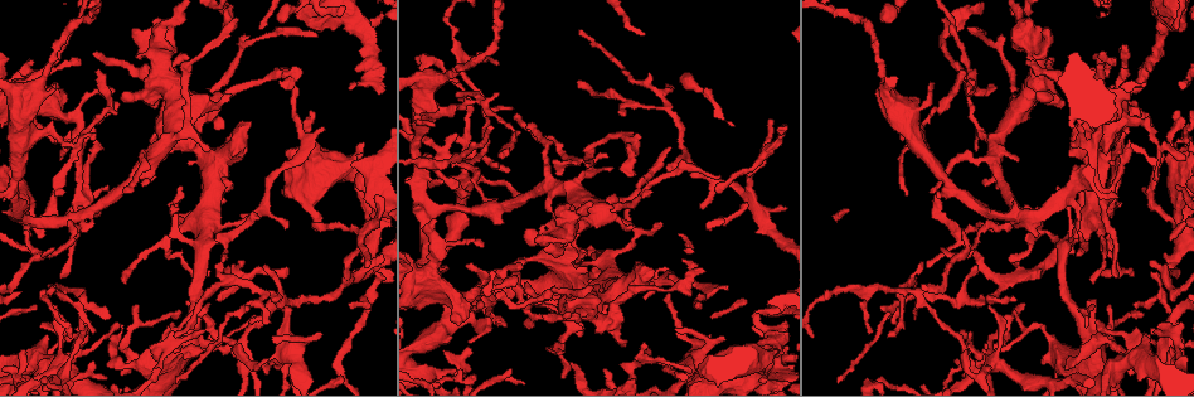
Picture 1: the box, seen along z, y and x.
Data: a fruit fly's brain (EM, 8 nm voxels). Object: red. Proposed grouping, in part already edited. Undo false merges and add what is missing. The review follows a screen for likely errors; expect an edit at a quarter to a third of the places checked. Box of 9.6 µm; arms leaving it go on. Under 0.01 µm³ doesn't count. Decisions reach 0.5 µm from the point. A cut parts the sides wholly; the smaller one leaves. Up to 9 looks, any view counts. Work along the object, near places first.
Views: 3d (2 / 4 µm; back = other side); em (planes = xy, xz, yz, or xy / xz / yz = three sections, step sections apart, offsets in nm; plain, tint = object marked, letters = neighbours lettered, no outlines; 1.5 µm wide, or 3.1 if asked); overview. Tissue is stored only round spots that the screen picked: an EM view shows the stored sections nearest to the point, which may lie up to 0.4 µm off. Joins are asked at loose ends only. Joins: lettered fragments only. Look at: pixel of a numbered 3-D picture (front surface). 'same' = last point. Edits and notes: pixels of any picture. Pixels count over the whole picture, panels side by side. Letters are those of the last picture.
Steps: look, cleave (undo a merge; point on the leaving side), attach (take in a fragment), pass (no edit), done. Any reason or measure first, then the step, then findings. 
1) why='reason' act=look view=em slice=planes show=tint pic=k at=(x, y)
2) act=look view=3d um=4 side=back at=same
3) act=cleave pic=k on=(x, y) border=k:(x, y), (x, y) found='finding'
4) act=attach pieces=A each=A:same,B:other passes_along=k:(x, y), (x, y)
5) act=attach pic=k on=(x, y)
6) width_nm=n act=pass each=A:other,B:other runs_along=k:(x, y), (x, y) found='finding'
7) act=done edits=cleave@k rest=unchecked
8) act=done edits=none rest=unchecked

why='free end' act=look view=em slice=xz step=8 show=letters pic=1 at=(653, 270)

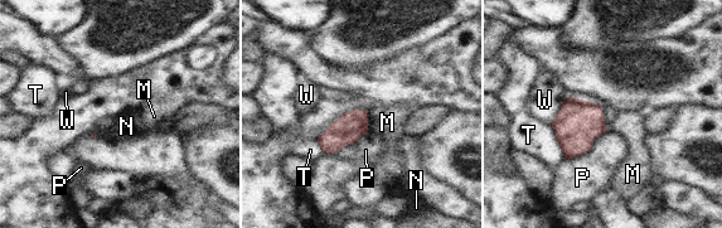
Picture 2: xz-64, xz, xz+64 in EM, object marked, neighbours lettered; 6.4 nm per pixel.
act=pass each=M:other,N:other,P:other,T:other,W:other border=2:(367, 112), (368, 125) found='no lettered fragment goes on from it'

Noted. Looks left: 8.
why='tapers out' act=look view=3d um=4 pic=1 at=(285, 230)

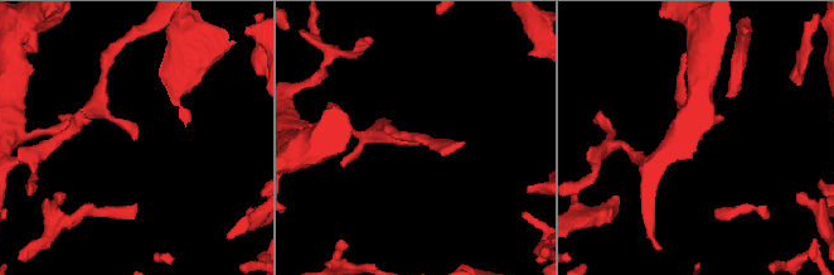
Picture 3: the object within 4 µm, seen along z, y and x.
why='shape alone is not enough' act=look view=em slice=planes show=letters pic=3 at=(702, 139)

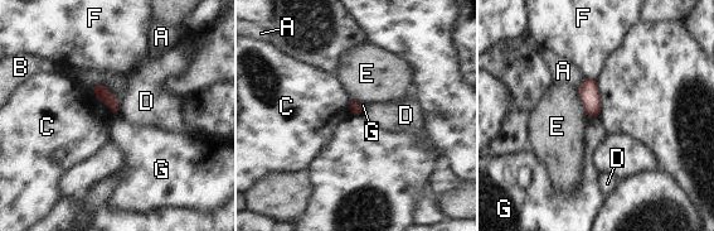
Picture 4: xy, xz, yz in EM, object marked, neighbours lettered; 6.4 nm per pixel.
longest_contact=E:190nm act=pass each=A:other,B:other,C:other,D:other,E:other,F:other,G:other found='no lettered fragment goes on from it'

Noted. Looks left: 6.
why='thin end' act=look view=3d um=2 pic=1 at=(727, 289)

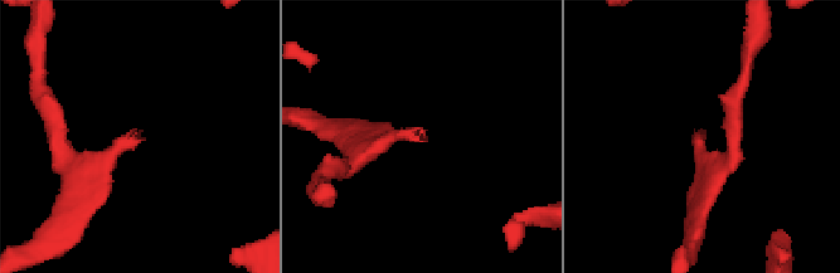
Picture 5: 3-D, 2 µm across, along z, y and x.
why='shape alone is not enough' act=look view=em slice=xz step=4 show=tint pic=5 at=(139, 135)

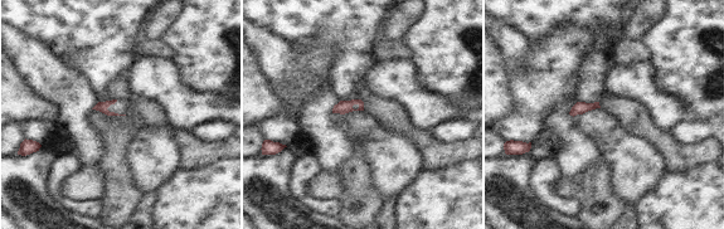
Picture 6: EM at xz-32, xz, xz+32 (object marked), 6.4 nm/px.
why='cut it another way' act=look view=em slice=xy step=8 show=letters at=same

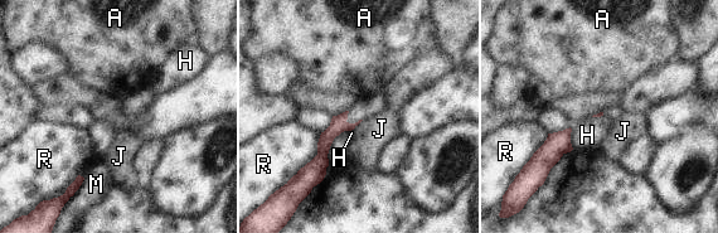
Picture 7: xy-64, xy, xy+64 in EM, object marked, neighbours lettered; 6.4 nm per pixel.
longest_contact=R:300nm act=pass each=A:other,H:other,J:other,M:other,R:other border=7:(569, 127), (571, 146), (573, 149) found='no lettered fragment goes on from it'

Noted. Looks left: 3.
why='tapers out' act=look view=em slice=xz step=4 show=letters pic=1 at=(905, 193)

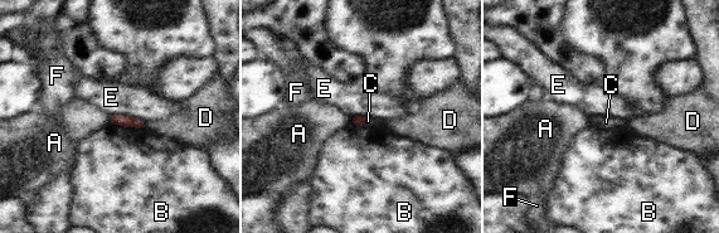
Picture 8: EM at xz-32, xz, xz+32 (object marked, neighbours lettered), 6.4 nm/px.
why='another direction' act=look view=em slice=planes show=letters at=same

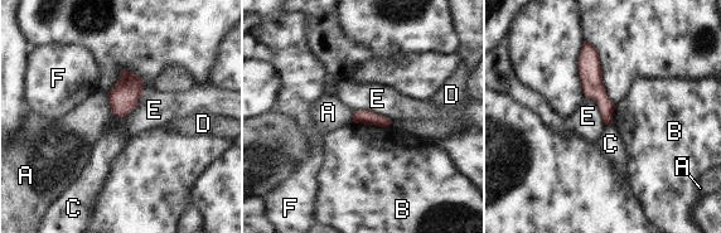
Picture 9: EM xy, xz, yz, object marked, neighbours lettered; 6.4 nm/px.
width_nm=90 longest_contact=E:260nm act=pass each=A:other,B:other,C:other,D:other,E:other,F:other found='none of them fits'

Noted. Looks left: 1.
act=done edits=none rest=unchecked

